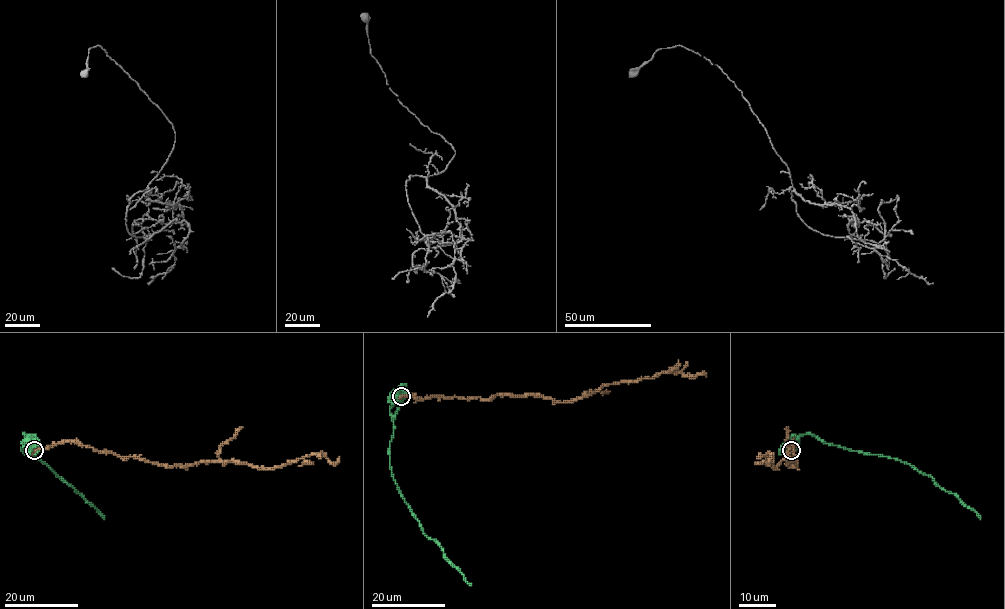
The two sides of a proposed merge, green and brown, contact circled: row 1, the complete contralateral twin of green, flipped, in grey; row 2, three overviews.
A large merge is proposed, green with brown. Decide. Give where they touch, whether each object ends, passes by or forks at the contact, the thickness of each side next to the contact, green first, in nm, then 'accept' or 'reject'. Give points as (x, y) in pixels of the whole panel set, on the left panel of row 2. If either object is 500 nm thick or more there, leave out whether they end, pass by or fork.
place (34, 450); calibres 950 and 550 nm; reject

